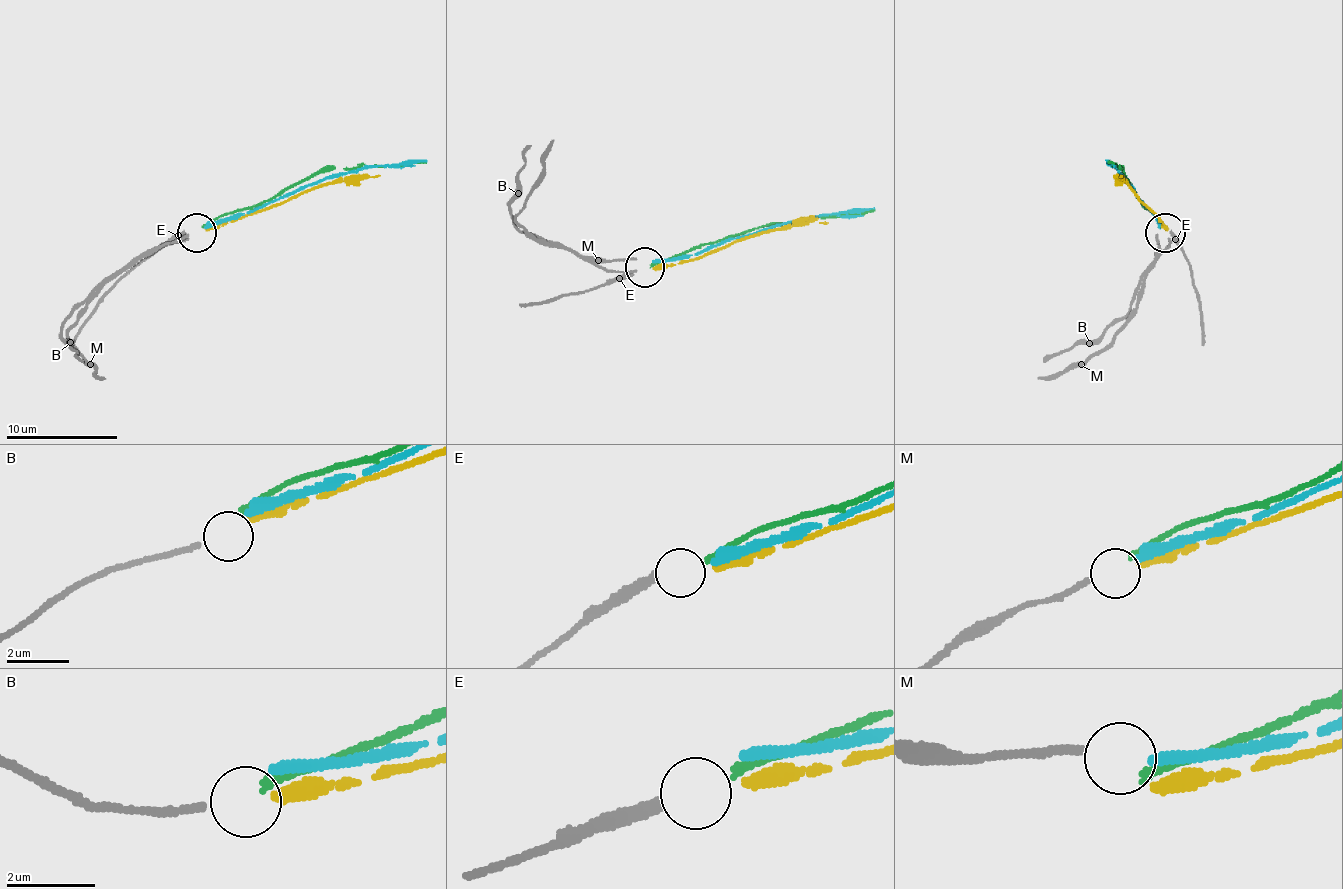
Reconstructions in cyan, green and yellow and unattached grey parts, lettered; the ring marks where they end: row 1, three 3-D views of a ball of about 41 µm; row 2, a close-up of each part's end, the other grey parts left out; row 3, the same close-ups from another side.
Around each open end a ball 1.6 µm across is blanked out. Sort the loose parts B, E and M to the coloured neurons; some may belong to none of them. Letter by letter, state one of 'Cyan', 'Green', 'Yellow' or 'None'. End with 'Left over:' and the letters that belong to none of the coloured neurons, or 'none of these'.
B: Yellow
E: Green
M: Cyan
Left over: none of these

